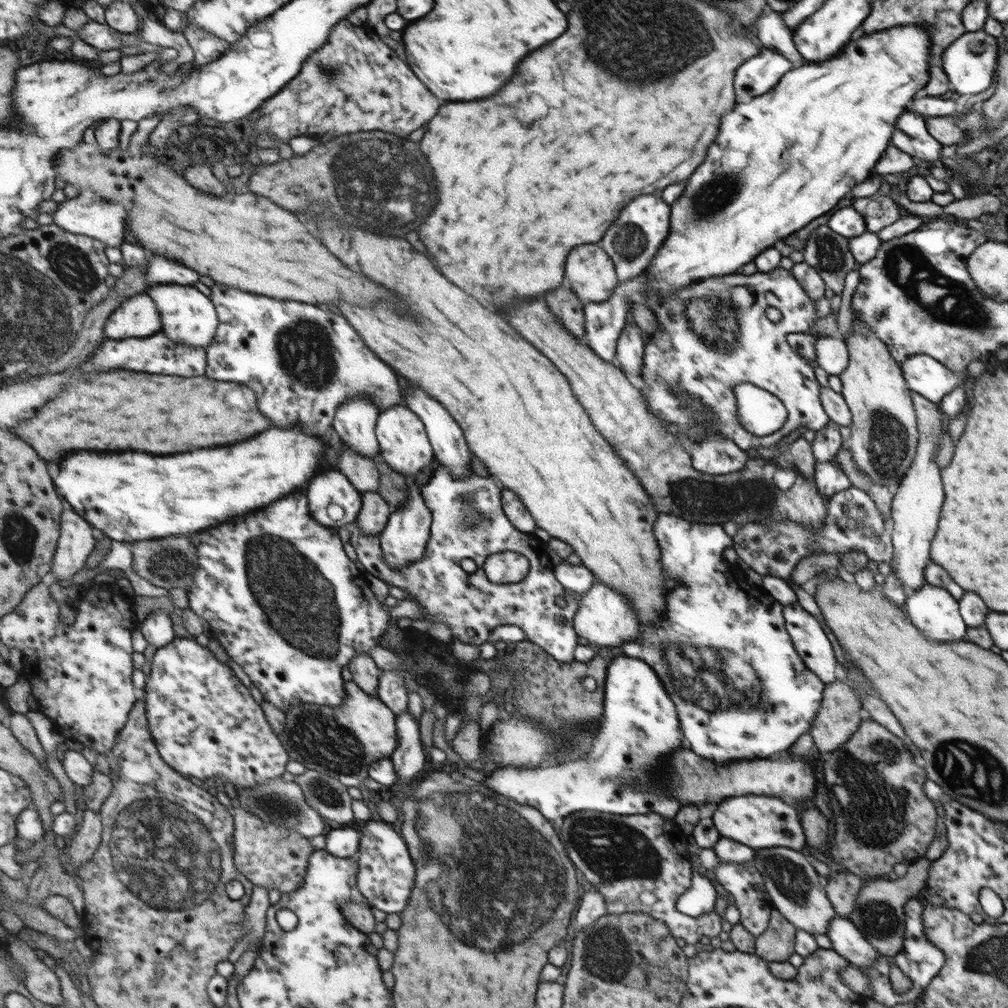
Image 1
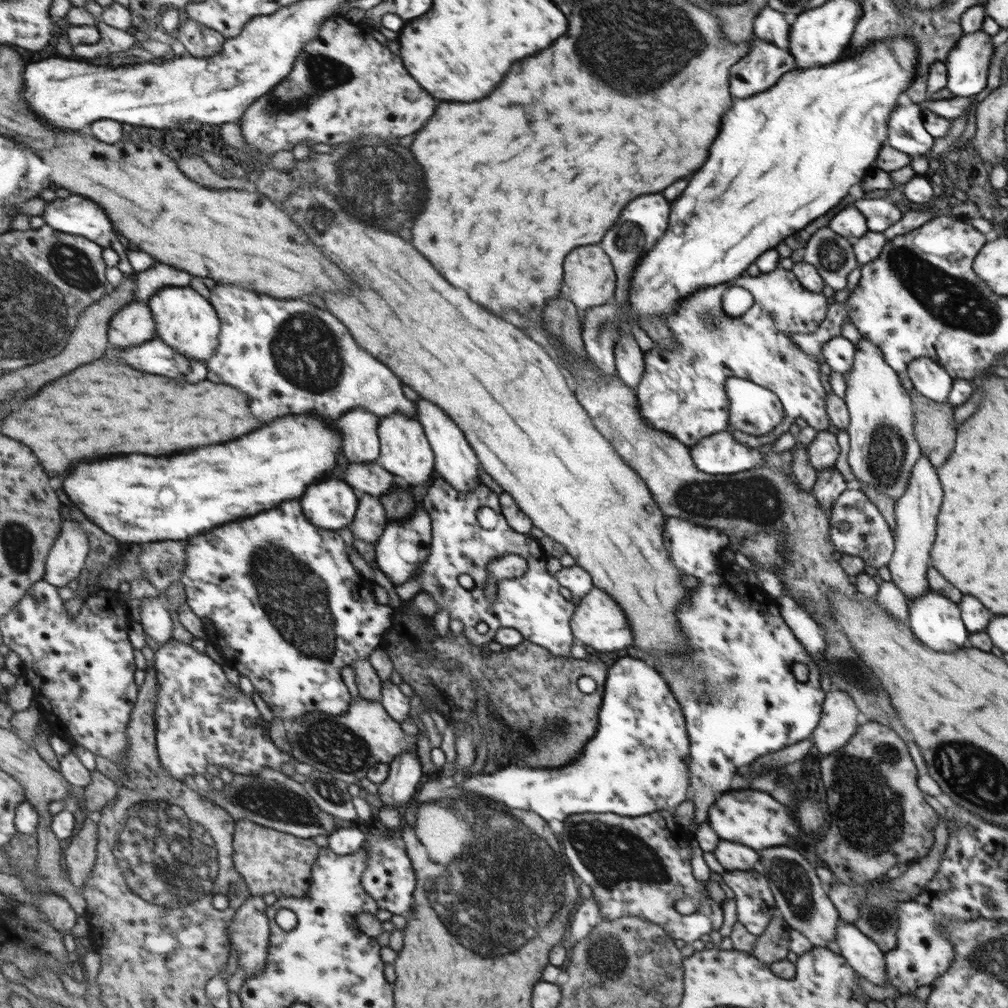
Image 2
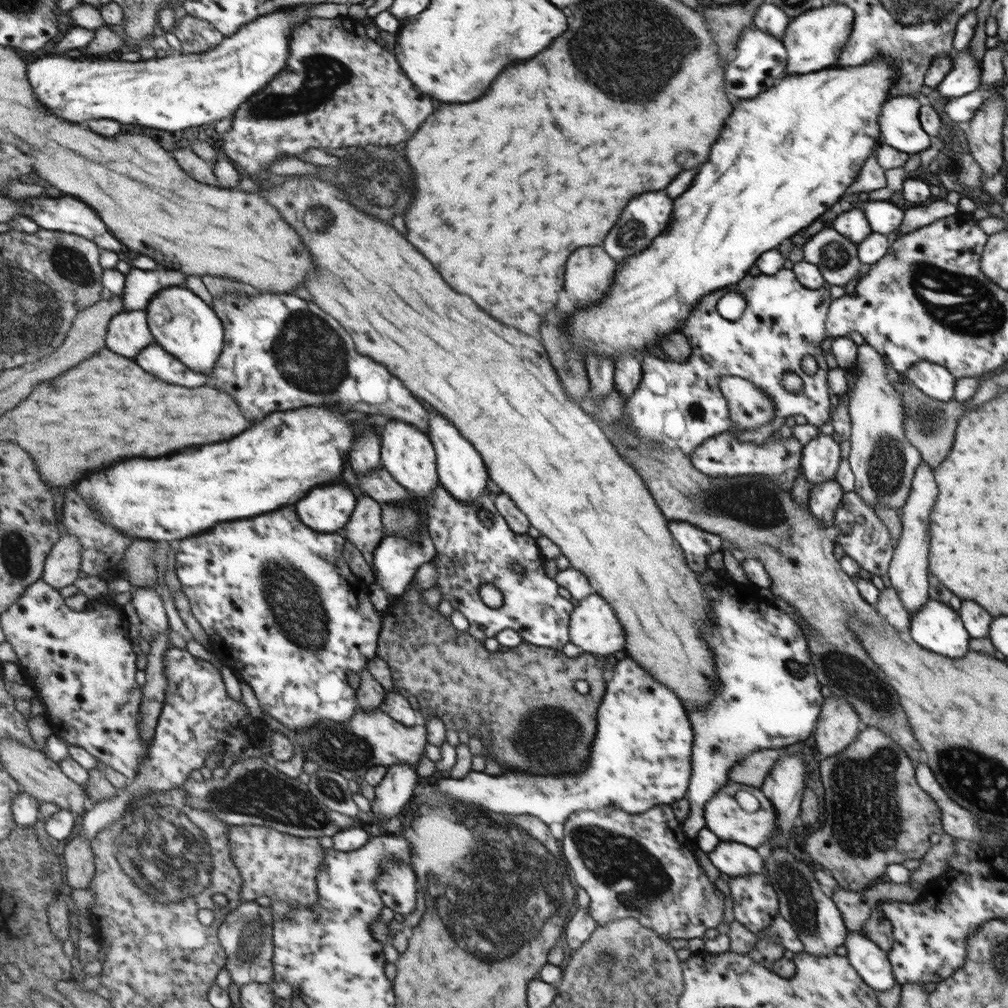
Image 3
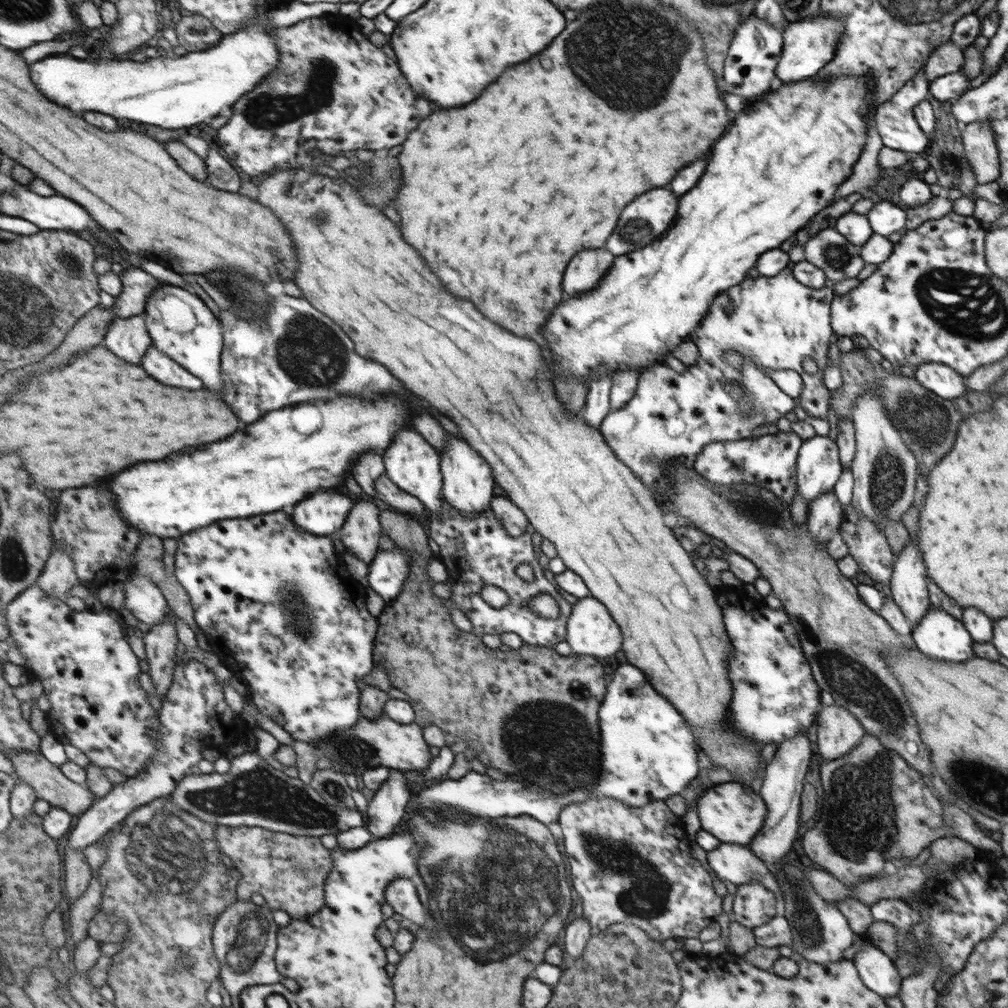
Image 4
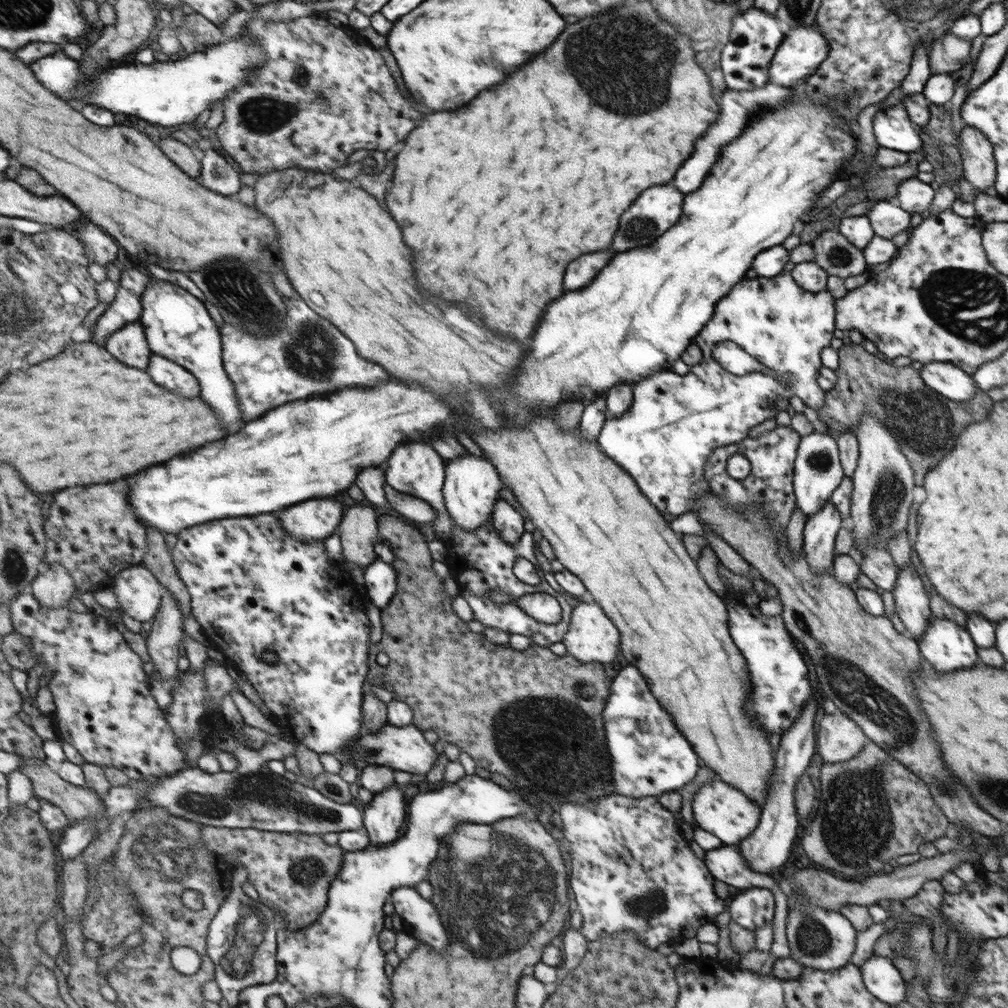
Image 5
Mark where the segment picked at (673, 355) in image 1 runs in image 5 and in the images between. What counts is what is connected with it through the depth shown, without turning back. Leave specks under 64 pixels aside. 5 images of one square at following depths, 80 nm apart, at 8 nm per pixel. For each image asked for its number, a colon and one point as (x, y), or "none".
2: (682, 391)
3: (679, 404)
4: (775, 322)
5: (663, 440)

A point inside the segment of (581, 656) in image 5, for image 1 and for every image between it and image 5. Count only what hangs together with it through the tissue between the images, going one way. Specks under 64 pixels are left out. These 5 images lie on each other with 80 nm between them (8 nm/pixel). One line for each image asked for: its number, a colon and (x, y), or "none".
1: (605, 617)
2: (597, 623)
3: (593, 626)
4: (591, 631)

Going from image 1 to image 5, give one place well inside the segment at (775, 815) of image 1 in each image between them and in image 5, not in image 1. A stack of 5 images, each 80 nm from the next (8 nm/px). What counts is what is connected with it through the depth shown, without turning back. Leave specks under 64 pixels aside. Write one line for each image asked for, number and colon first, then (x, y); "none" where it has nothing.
2: (755, 819)
3: (729, 820)
4: (733, 813)
5: (722, 811)

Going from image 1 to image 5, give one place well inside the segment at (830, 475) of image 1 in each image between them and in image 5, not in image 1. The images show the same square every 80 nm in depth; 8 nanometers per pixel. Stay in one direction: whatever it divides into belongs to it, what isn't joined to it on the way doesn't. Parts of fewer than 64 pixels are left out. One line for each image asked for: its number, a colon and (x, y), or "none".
2: (830, 483)
3: (824, 499)
4: (824, 514)
5: (819, 536)

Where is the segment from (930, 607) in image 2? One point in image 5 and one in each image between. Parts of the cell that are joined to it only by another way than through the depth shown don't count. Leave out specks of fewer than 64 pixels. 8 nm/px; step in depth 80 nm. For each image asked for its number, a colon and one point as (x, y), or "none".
3: (938, 627)
4: (939, 635)
5: (945, 645)

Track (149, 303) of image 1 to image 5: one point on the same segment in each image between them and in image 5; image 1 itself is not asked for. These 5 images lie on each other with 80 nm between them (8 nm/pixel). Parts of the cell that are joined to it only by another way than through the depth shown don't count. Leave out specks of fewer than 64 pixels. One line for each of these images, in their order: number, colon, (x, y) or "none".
2: (135, 324)
3: (130, 333)
4: (130, 338)
5: (131, 344)

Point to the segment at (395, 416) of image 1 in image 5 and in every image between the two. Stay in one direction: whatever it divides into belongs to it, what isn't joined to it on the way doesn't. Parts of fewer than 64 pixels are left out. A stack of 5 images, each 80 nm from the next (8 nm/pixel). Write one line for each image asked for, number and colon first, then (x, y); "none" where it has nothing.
2: (404, 450)
3: (406, 453)
4: (415, 466)
5: (417, 469)

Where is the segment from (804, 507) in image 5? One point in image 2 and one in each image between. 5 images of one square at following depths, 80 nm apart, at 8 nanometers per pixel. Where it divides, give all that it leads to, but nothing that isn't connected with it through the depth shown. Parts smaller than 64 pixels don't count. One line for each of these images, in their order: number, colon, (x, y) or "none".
2: (823, 451)
3: (820, 457)
4: (819, 466)

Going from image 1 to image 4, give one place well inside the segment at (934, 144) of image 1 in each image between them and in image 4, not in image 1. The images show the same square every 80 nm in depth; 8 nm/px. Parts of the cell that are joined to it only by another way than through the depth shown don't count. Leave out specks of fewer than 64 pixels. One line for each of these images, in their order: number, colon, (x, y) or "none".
2: (908, 132)
3: (901, 126)
4: (895, 121)

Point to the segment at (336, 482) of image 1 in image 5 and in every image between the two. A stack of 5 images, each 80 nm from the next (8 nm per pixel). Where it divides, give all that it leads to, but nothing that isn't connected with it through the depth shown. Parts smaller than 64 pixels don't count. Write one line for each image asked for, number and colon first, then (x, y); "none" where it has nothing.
2: (333, 504)
3: (329, 510)
4: (325, 514)
5: (318, 519)

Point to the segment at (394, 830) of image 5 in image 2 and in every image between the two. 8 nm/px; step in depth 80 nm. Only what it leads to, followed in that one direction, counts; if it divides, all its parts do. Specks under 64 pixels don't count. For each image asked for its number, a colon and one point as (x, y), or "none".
2: (405, 772)
3: (396, 788)
4: (385, 810)

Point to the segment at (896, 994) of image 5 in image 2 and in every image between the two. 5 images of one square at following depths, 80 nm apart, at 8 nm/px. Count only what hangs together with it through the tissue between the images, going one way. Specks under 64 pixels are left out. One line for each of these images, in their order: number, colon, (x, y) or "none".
2: (862, 953)
3: (872, 963)
4: (878, 971)

